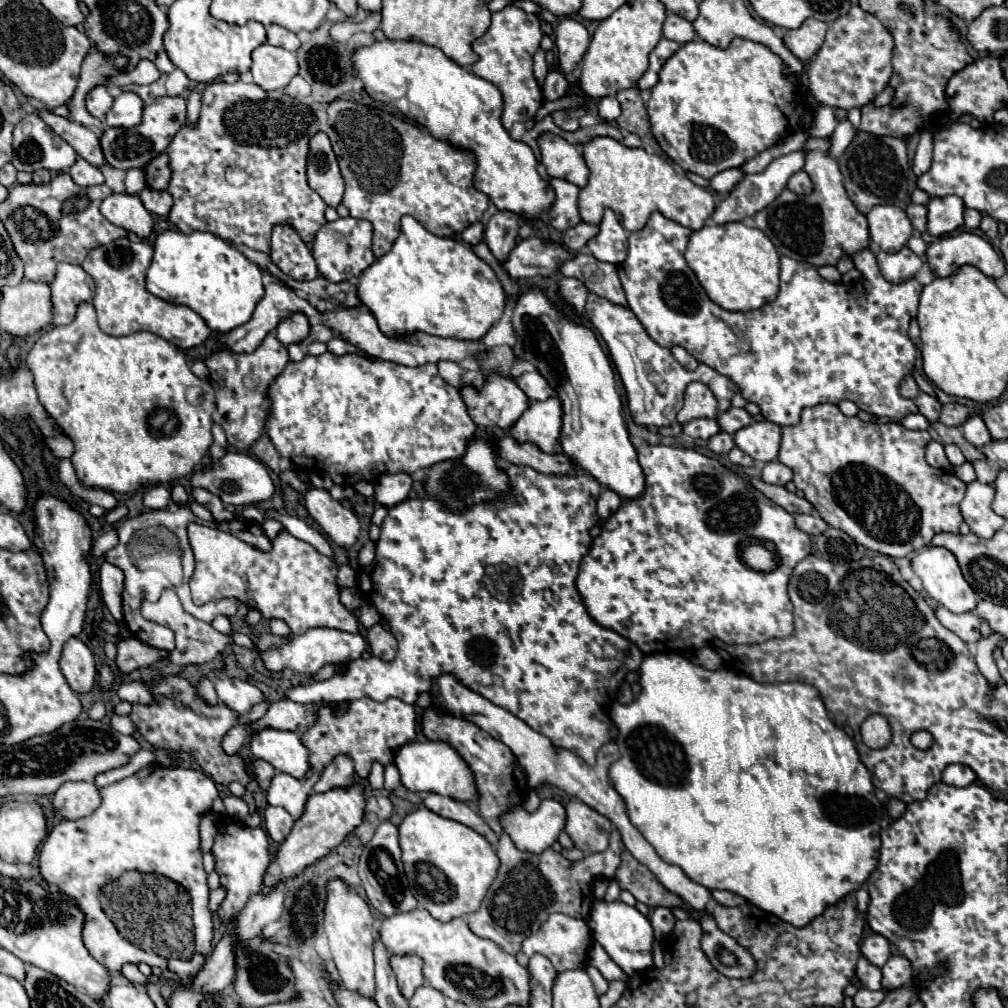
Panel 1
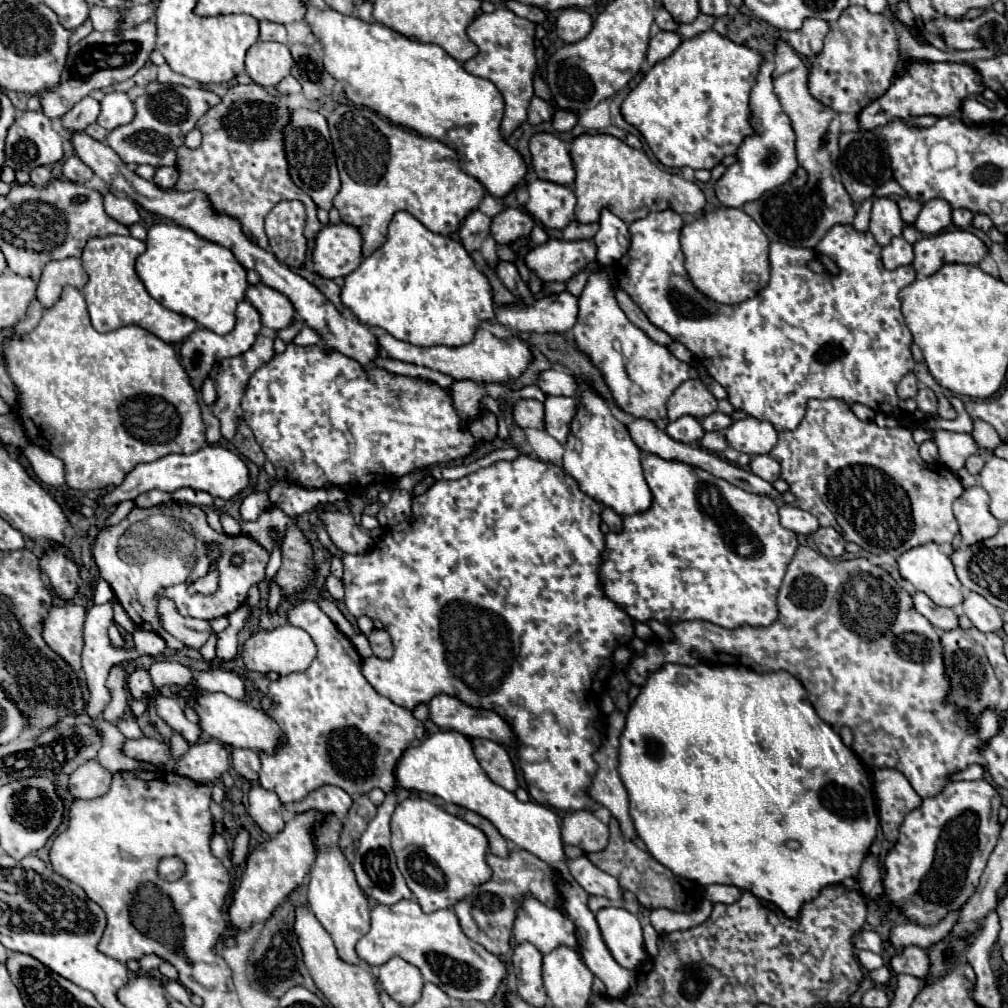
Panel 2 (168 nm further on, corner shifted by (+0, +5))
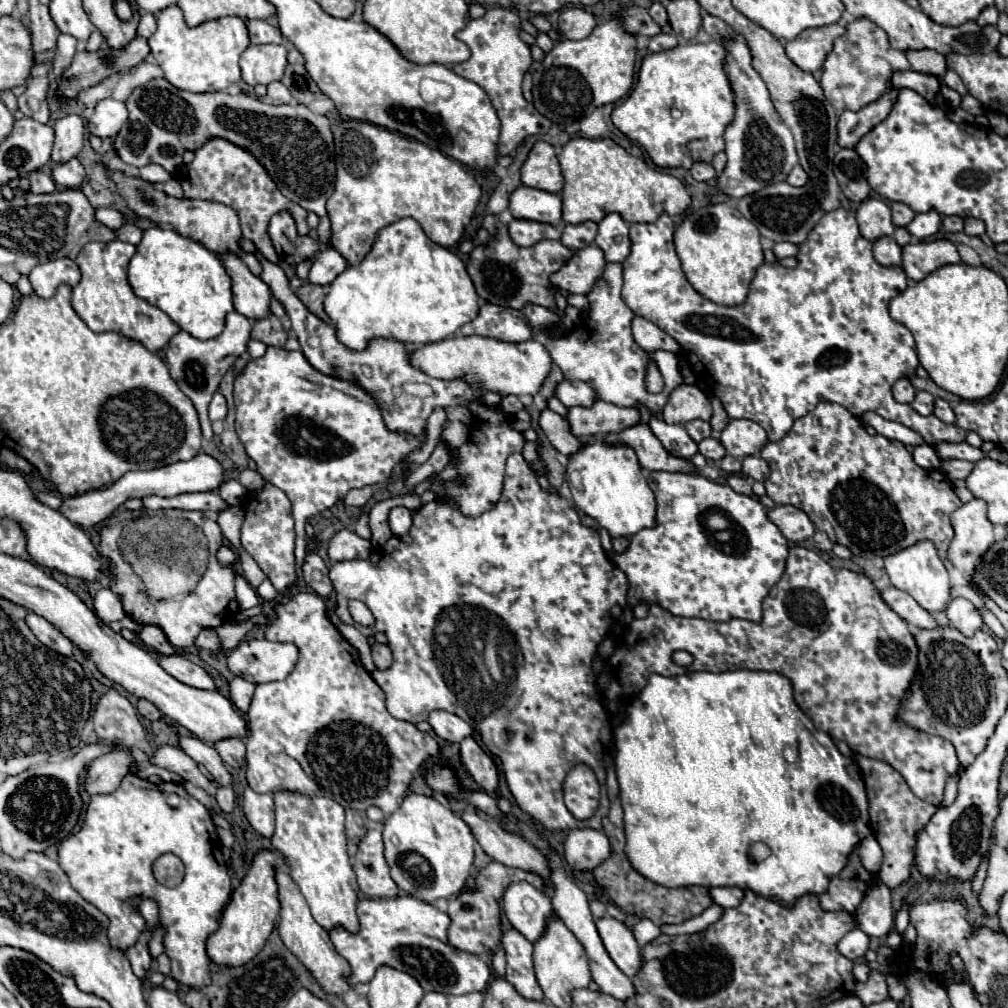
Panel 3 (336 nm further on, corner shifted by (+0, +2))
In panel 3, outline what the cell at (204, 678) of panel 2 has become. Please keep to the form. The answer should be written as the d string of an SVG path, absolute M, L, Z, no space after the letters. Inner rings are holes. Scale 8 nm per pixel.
M158 655L158 663L166 673L170 673L174 679L178 679L184 685L190 685L196 689L216 689L212 677L200 665L184 659L184 657Z

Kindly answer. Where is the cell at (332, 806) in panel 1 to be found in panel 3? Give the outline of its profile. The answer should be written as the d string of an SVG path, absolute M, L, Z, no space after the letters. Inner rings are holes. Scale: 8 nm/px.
M260 851L254 857L254 863L248 875L242 879L240 887L234 889L232 899L222 913L218 931L212 933L206 941L208 959L224 967L246 965L264 947L266 939L274 929L278 913L280 913L280 901L278 901L278 885L274 881L274 851Z

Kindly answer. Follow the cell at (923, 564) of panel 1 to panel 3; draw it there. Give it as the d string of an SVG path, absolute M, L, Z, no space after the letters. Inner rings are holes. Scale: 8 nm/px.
M918 541L902 551L896 551L888 557L884 557L884 569L890 577L890 583L908 593L920 607L926 611L944 611L948 601L950 601L950 581L948 581L948 571L944 563L940 561L936 547L932 541Z

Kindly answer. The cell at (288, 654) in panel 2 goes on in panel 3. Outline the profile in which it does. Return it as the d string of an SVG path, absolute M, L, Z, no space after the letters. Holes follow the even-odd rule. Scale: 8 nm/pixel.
M264 639L242 641L228 655L228 669L250 683L282 681L294 669L298 649L294 645Z

